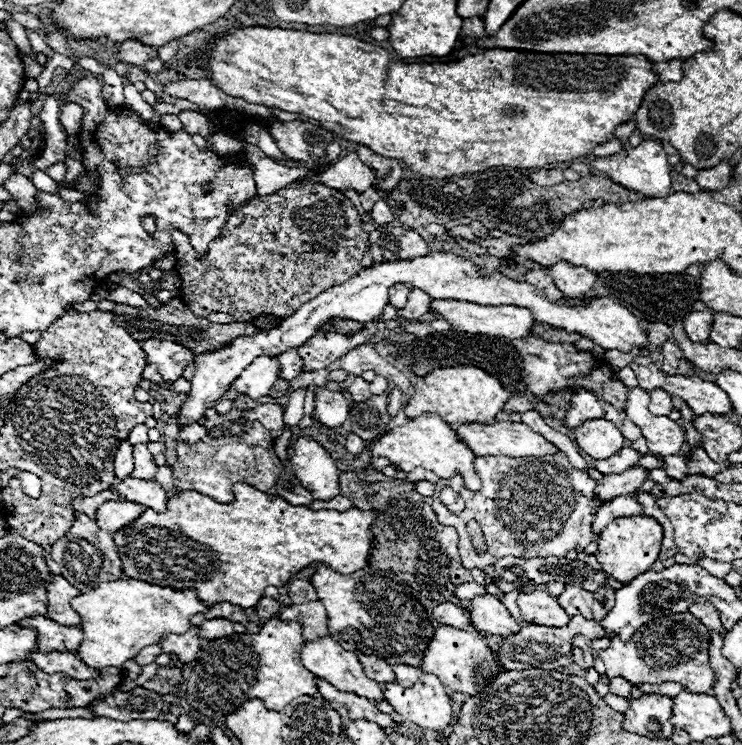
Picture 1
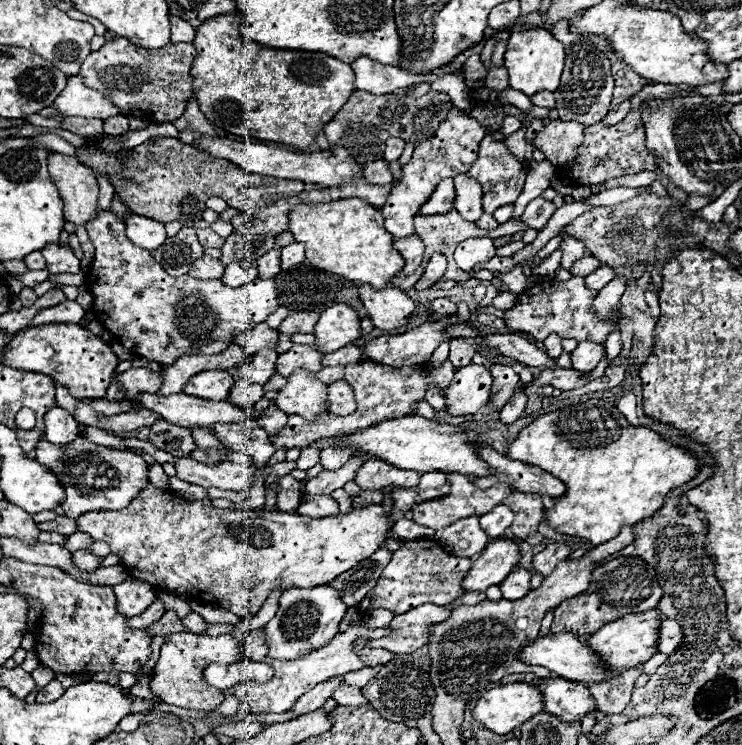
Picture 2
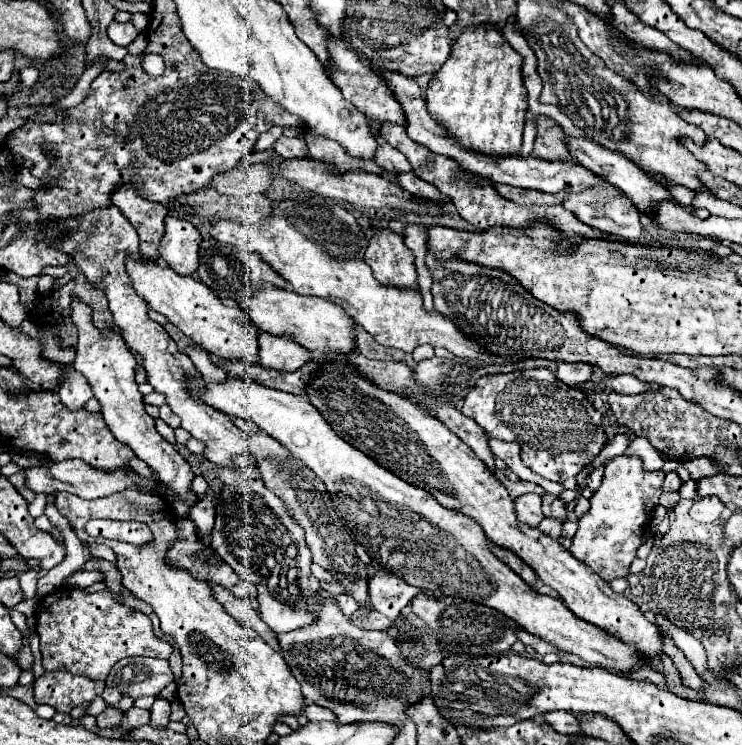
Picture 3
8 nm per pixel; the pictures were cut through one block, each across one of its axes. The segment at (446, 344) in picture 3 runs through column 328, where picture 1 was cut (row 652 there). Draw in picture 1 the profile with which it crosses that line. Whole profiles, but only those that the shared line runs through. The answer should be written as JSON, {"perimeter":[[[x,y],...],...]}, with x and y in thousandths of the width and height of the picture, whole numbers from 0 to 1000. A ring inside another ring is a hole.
{"perimeter":[[[364,830],[345,854],[313,851],[272,862],[264,886],[245,891],[245,905],[253,915],[251,940],[267,958],[296,964],[296,958],[307,958],[305,948],[313,950],[313,929],[307,921],[326,926],[334,937],[353,937],[361,953],[380,953],[404,934],[426,934],[426,907],[404,889],[410,864],[407,840],[402,835],[380,835],[375,830]]]}

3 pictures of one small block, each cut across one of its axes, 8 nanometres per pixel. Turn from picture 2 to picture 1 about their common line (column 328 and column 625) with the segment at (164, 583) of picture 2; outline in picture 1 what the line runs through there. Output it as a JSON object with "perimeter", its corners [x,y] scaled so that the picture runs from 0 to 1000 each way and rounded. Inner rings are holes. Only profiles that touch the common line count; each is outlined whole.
{"perimeter":[[[841,693],[822,701],[806,722],[803,749],[814,768],[825,770],[833,781],[849,781],[860,770],[876,765],[876,760],[887,752],[892,733],[892,706],[876,693]]]}

